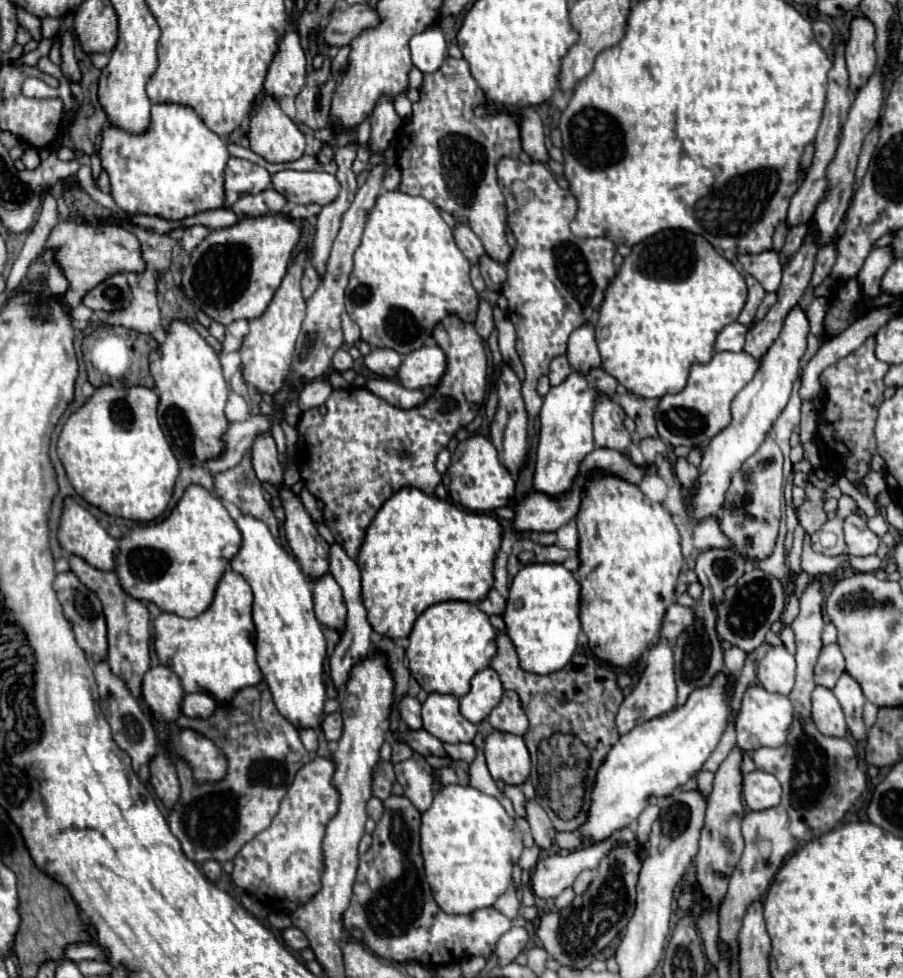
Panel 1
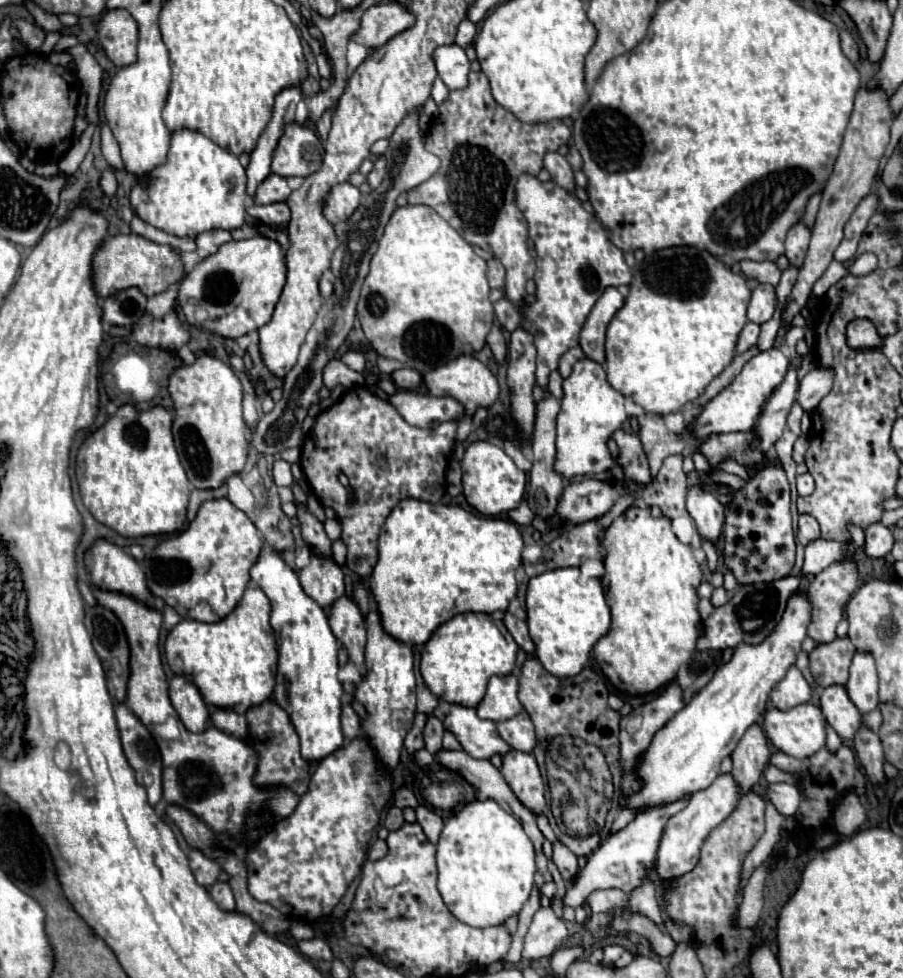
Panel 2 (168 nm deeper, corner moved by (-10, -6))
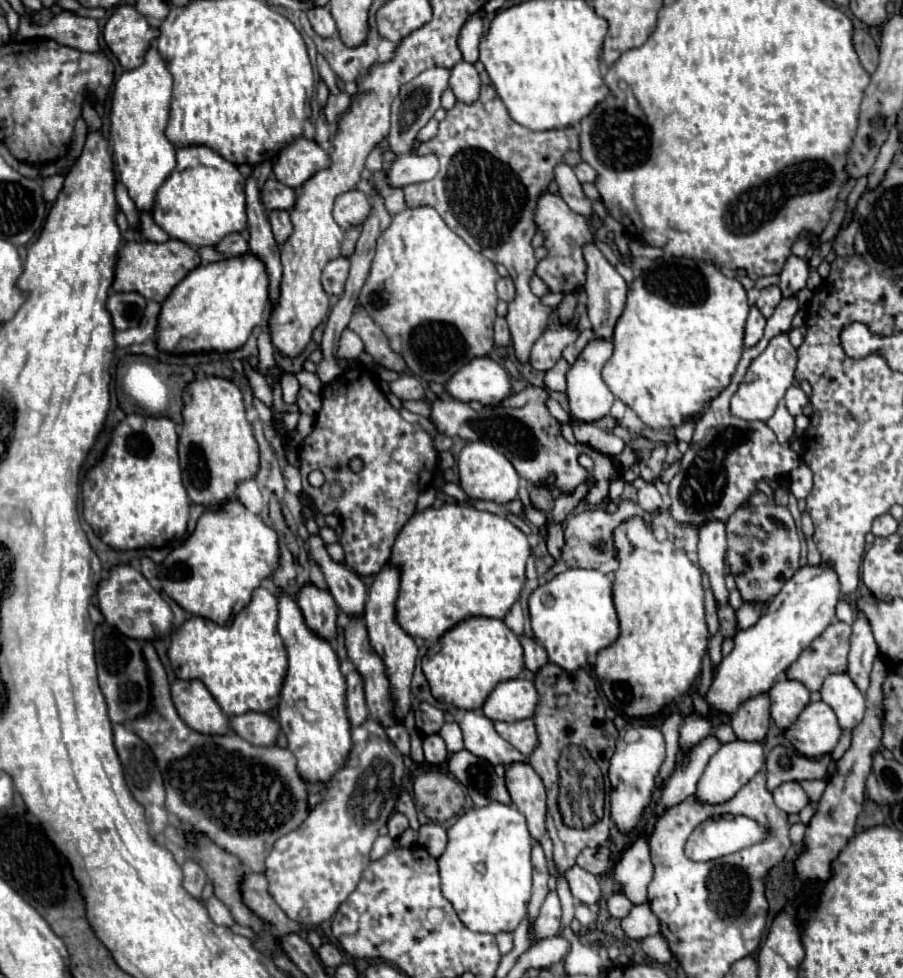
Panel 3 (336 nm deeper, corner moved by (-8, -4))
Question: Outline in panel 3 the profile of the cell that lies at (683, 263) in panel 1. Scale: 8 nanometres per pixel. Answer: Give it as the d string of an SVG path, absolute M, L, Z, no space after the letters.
M663 257L653 261L653 265L649 269L645 269L631 285L629 285L629 293L627 293L627 303L623 309L623 315L619 317L617 325L615 325L615 333L613 333L613 343L615 343L615 351L611 355L611 359L605 363L603 367L603 381L607 383L607 387L611 389L611 393L621 399L627 407L631 407L639 419L651 427L651 429L675 429L685 421L697 419L703 411L703 407L715 399L729 383L731 377L735 373L735 367L741 359L741 353L745 349L743 345L743 329L745 329L745 319L749 313L749 303L747 303L747 295L743 285L737 279L729 279L725 277L713 263L705 263L705 261L693 261L693 259L677 259L677 257Z

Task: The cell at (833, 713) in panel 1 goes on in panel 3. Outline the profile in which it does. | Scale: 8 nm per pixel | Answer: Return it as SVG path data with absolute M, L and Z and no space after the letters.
M847 673L829 675L823 681L821 697L835 711L843 729L849 731L861 723L865 715L865 697L859 693L857 685L851 681L851 677L847 677Z

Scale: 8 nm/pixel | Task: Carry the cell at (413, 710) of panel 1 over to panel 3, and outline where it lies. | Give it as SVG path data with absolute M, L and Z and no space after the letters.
M425 735L423 751L425 751L425 761L431 765L441 765L449 757L449 753L445 749L445 741L439 735Z

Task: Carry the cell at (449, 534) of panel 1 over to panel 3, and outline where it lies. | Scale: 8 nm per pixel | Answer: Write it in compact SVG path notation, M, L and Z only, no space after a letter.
M446 503L435 509L429 507L415 513L395 539L391 551L391 563L403 569L401 589L397 599L397 621L411 633L425 641L439 641L445 631L469 617L491 617L505 619L513 603L521 595L525 583L525 567L531 557L531 545L527 535L517 529L505 517L489 511L477 511L475 507L461 503Z

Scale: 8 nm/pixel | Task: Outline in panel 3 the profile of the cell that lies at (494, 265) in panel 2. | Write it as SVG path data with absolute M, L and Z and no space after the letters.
M499 279L497 283L497 293L499 293L499 299L505 301L505 303L511 303L513 297L515 297L515 285L511 279Z

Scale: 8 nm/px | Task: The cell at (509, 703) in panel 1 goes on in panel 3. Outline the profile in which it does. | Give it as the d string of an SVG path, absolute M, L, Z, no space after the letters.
M523 719L523 721L515 721L515 723L497 721L495 731L527 757L533 753L535 745L537 745L537 731L533 725L533 719Z

